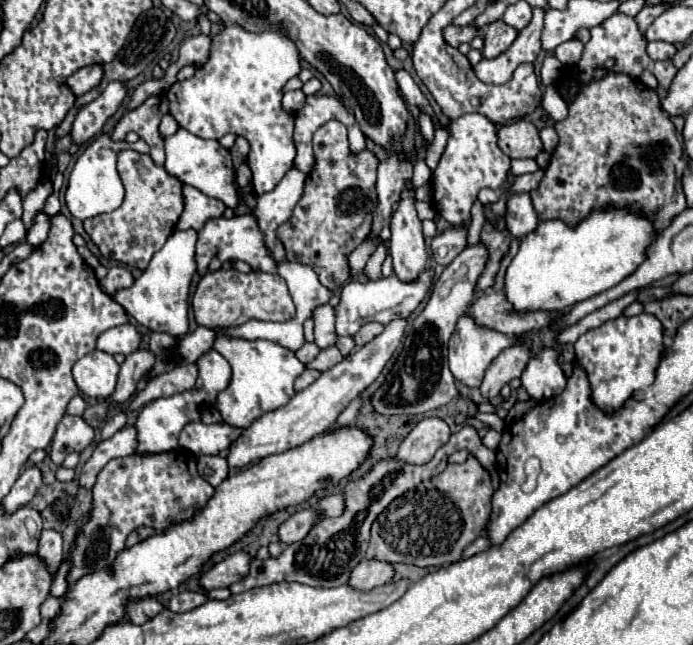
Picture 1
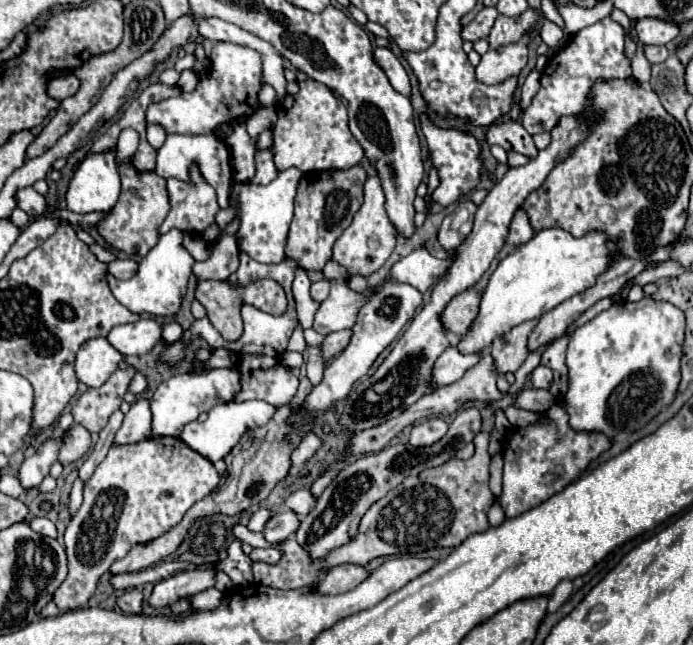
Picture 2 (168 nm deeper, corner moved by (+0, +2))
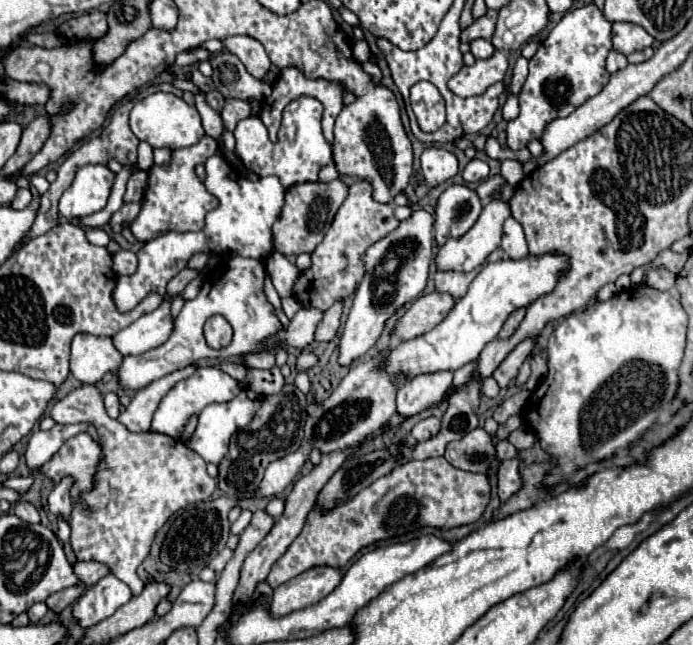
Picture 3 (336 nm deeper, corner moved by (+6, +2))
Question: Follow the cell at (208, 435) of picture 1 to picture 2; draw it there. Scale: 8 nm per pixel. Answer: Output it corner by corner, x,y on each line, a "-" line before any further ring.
232,401
232,403
216,405
212,411
208,411
208,419
204,423
198,423
198,421
188,423
182,429
180,439
190,449
198,451
202,457
206,457
214,463
218,459
224,459
248,429
256,429
260,425
266,425
272,419
274,411
276,409
272,405
268,405
266,401

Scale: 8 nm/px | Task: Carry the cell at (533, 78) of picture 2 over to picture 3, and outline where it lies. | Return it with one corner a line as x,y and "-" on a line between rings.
516,93
508,95
508,99
506,99
506,103
504,103
504,109
502,109
504,119
506,119
506,121
516,119
516,117
518,117
518,109
520,109
520,105
518,105
518,95
516,95

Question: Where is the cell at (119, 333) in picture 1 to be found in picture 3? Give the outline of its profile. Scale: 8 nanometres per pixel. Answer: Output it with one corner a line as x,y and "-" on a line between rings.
164,299
156,311
142,315
138,321
118,331
112,341
122,355
142,355
162,345
166,337
170,337
172,329
174,321
170,317
170,301

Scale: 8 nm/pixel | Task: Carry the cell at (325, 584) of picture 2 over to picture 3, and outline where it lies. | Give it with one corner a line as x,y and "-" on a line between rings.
312,567
306,573
290,579
286,585
274,589
270,613
274,617
310,607
330,595
342,581
342,573
334,567

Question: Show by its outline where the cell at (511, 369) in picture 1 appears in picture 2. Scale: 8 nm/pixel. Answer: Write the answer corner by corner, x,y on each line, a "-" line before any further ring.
530,319
530,321
524,321
516,327
512,327
506,335
498,337
490,351
492,351
492,357
496,359
496,369
500,373
514,373
522,363
524,359
528,357
528,335
532,333
532,329
536,327
538,319

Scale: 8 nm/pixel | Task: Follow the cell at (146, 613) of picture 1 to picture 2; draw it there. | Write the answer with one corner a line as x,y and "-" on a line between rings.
126,589
118,599
116,605
124,613
140,613
142,611
142,593
138,589

